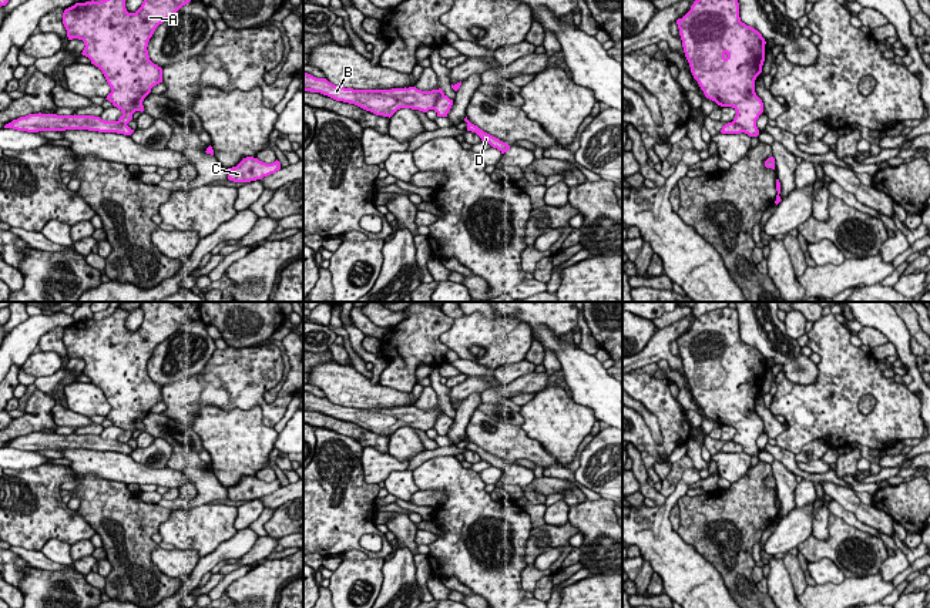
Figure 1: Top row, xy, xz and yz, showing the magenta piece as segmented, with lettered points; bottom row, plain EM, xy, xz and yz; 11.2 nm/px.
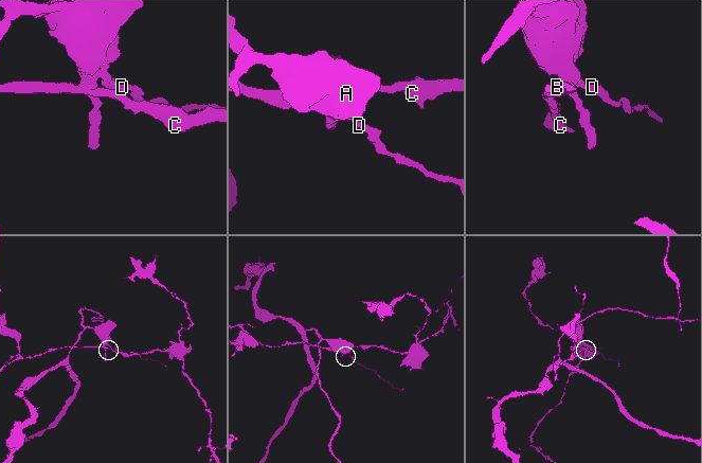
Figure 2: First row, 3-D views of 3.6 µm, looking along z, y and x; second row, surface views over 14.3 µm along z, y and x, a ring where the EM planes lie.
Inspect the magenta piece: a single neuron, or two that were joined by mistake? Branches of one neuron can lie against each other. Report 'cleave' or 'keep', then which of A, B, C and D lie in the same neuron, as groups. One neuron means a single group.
cleave | A D / B C

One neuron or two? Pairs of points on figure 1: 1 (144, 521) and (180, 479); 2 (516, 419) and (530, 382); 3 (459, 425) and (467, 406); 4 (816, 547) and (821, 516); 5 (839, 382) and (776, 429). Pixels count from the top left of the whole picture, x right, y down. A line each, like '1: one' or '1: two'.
1: two
2: two
3: one
4: two
5: two

